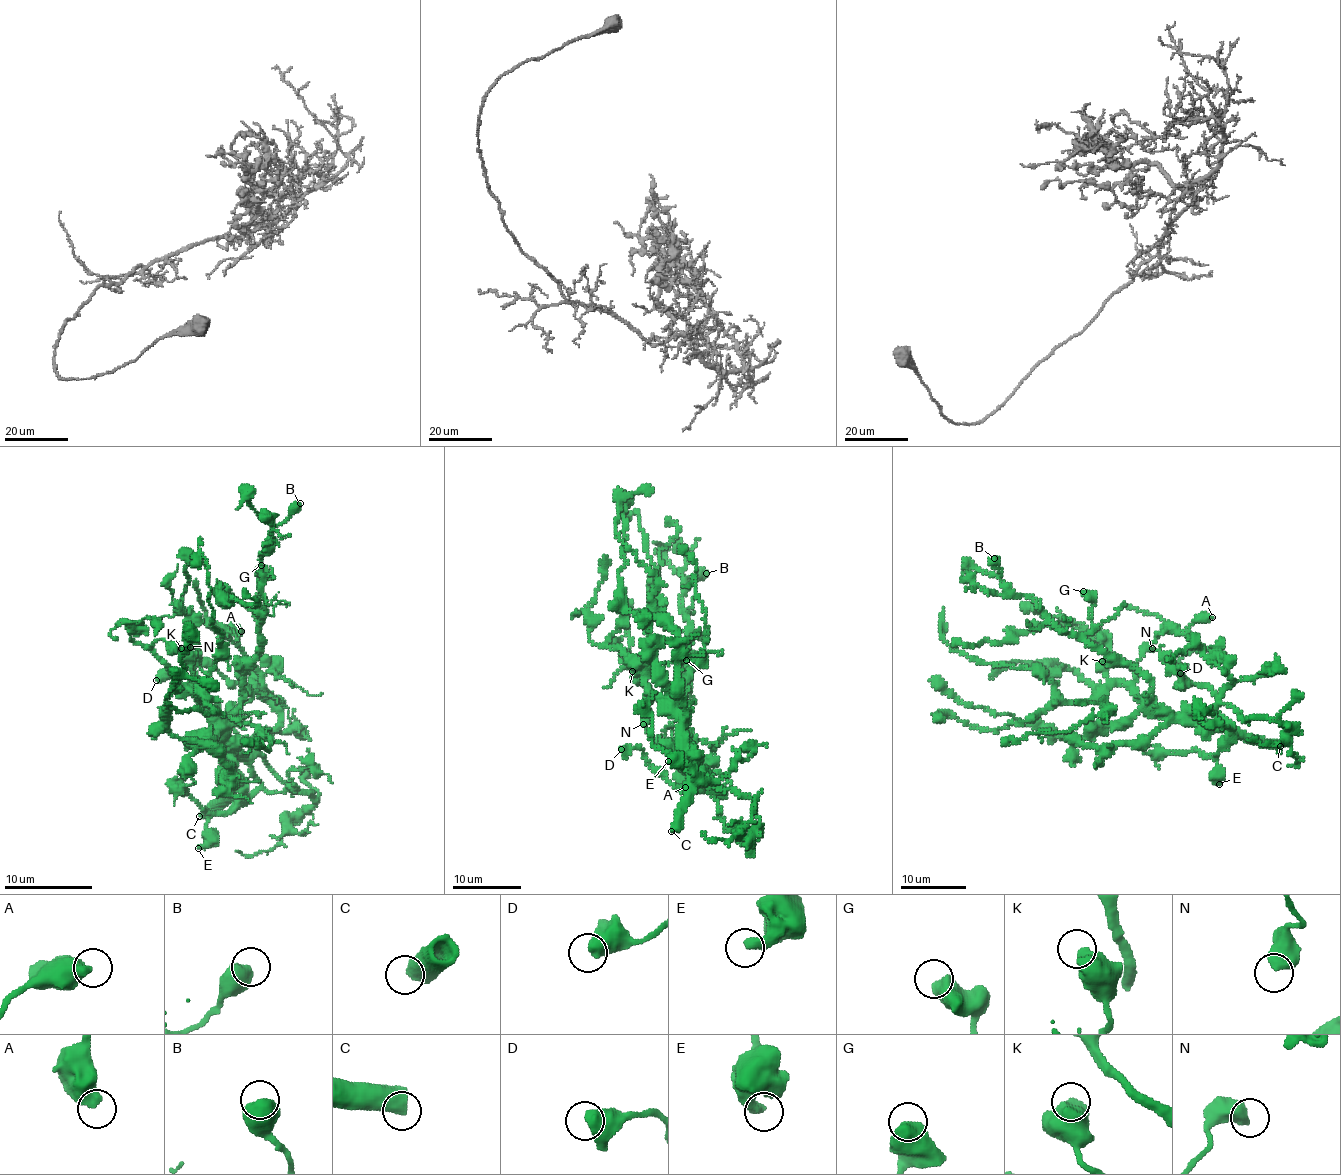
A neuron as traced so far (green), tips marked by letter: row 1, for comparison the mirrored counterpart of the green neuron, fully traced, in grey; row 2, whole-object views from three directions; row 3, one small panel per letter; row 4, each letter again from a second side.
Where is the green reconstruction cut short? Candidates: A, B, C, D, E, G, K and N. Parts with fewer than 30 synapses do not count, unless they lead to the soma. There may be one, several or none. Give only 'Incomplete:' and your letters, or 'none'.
Incomplete: C

